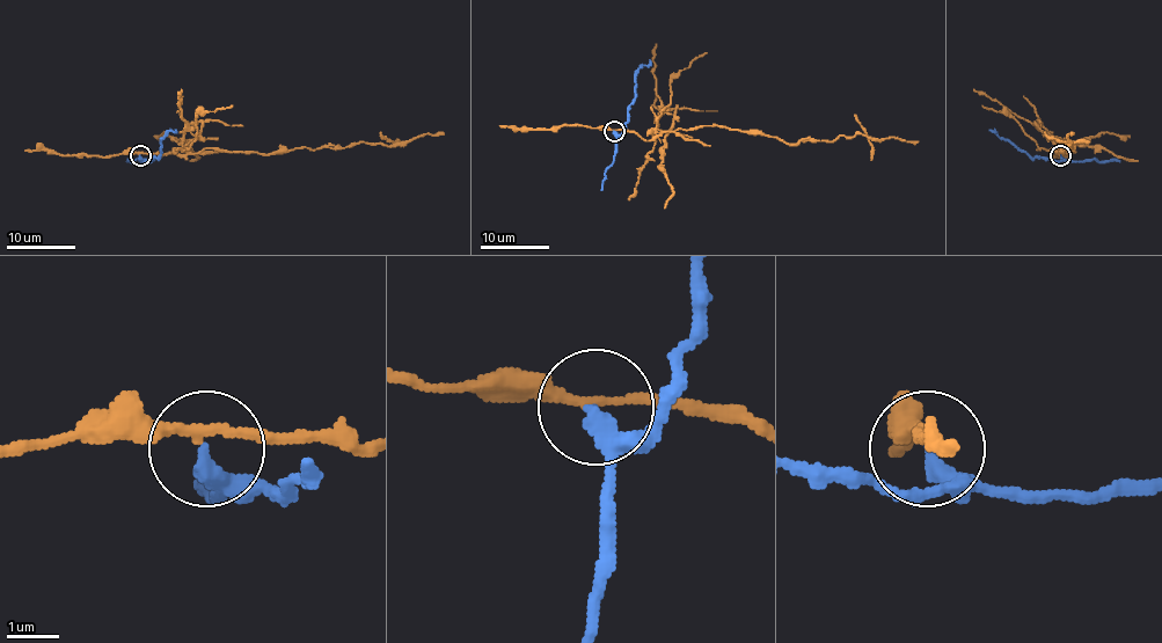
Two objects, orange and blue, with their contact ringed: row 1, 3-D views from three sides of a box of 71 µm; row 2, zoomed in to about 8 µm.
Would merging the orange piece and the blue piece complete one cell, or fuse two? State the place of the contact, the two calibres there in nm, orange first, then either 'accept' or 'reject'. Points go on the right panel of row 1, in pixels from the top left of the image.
place (1060, 155); calibres 170 and 240 nm; reject

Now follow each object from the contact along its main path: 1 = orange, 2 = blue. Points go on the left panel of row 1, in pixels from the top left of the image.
1: (138, 154), (194, 154), (205, 148), (257, 154), (351, 147), (362, 141), (391, 145), (426, 133), (444, 133)
2: (140, 155), (147, 160), (158, 158), (161, 140), (175, 130)

